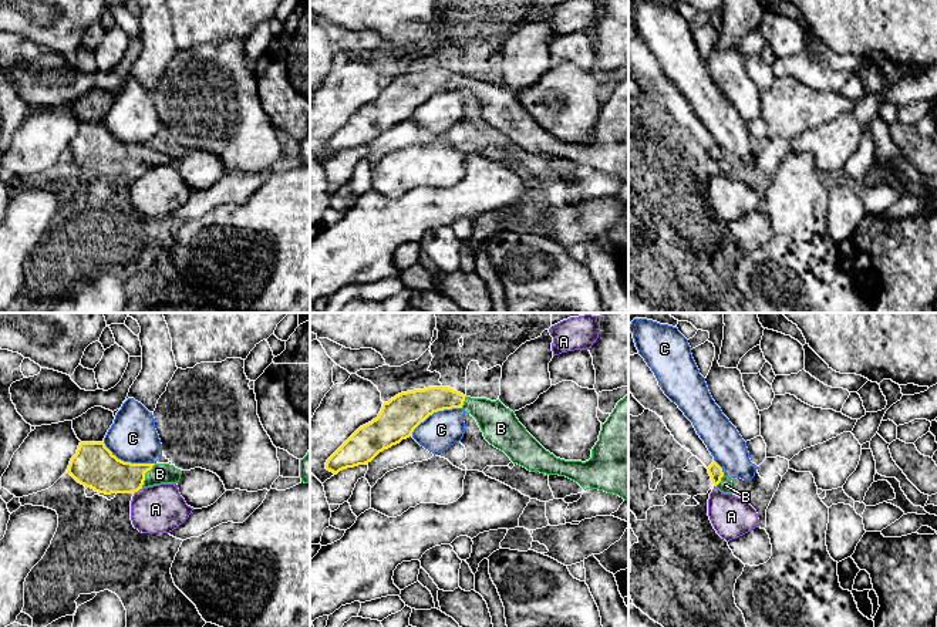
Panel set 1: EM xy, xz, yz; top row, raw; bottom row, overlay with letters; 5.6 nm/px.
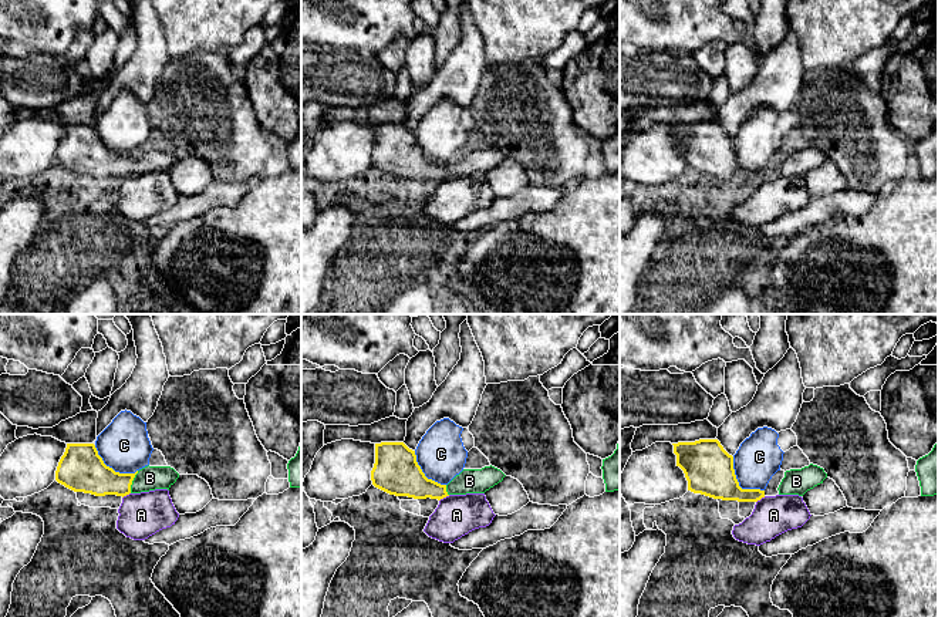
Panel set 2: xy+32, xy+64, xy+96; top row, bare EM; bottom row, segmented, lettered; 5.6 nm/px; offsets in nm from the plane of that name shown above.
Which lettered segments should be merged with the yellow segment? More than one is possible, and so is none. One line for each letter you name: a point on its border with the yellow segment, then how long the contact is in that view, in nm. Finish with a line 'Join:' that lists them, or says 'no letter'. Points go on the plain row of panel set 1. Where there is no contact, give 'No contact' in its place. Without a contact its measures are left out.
B: Touches yellow at xy (144, 157). Shared border 160 nm
Join: B

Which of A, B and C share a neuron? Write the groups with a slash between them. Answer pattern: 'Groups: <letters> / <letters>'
Groups: A / B / C

